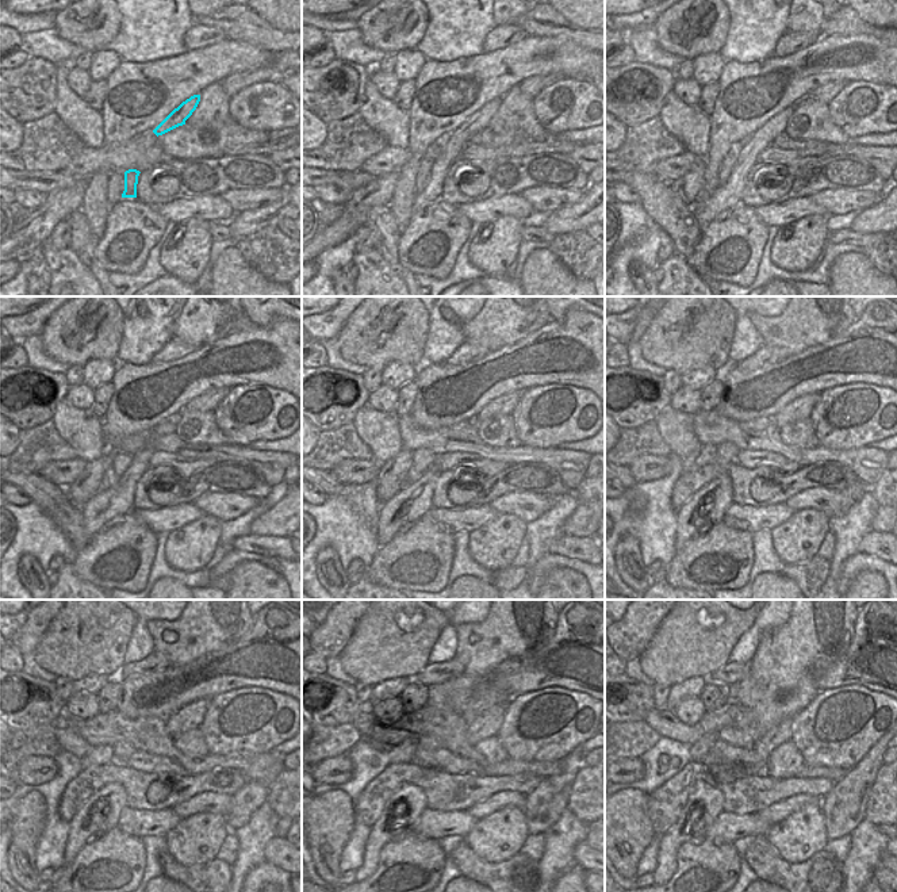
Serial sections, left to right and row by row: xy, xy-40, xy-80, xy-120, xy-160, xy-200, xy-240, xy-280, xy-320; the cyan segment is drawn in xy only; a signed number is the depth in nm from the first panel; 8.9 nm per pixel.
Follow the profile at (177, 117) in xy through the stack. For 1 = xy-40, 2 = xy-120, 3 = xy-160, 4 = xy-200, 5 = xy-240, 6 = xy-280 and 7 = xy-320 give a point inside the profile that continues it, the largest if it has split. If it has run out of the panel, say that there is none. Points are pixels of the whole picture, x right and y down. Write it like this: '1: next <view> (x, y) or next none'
1: next xy-40 (451, 148)
2: next xy-120 (110, 502)
3: next xy-160 (414, 500)
4: next xy-200 (708, 505)
5: next xy-240 (100, 810)
6: next xy-280 (403, 808)
7: next xy-320 (705, 803)

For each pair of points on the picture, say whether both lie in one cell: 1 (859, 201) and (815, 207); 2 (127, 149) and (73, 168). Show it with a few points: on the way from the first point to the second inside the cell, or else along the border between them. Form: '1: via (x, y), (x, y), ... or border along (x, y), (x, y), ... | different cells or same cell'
1: border along (812, 195), (828, 215) | different cells
2: via (114, 156), (87, 163) | same cell

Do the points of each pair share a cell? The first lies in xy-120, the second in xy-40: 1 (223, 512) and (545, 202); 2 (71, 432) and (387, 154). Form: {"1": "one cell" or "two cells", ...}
{"1": "one cell", "2": "two cells"}

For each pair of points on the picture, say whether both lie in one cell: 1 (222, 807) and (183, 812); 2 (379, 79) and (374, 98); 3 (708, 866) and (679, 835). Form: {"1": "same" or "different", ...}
{"1": "same", "2": "different", "3": "different"}

